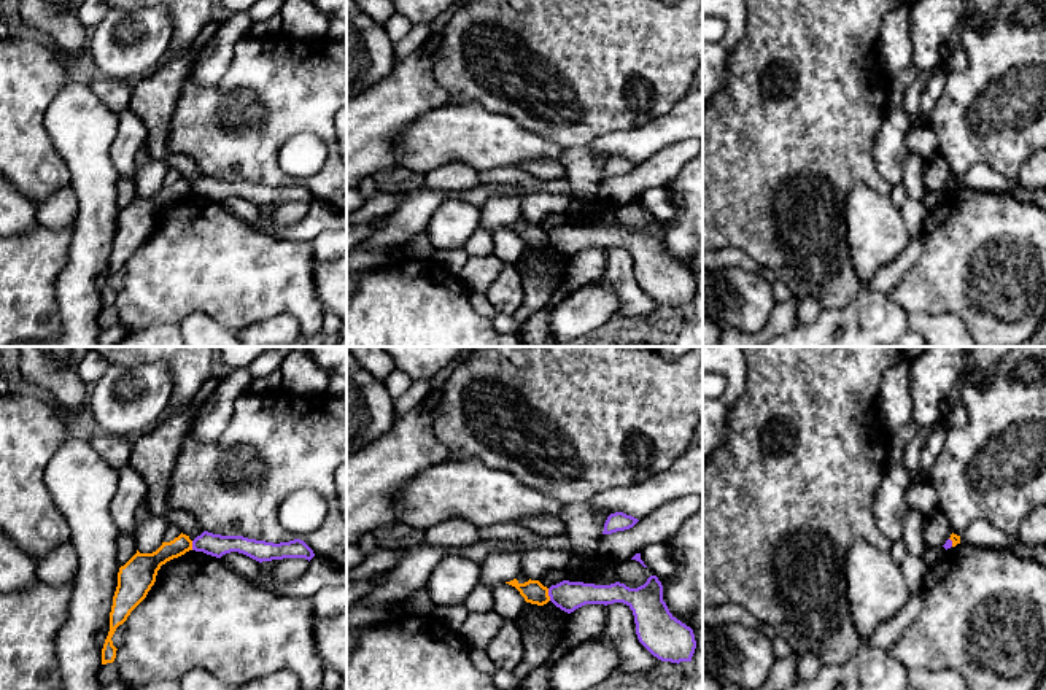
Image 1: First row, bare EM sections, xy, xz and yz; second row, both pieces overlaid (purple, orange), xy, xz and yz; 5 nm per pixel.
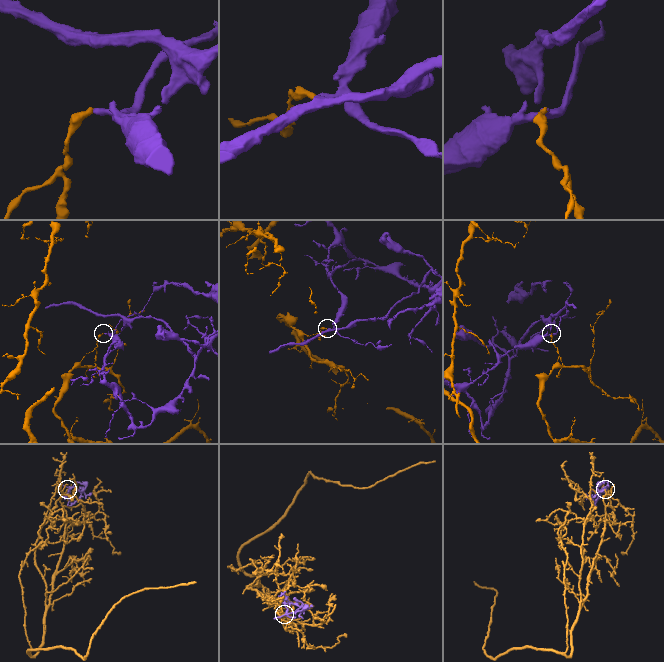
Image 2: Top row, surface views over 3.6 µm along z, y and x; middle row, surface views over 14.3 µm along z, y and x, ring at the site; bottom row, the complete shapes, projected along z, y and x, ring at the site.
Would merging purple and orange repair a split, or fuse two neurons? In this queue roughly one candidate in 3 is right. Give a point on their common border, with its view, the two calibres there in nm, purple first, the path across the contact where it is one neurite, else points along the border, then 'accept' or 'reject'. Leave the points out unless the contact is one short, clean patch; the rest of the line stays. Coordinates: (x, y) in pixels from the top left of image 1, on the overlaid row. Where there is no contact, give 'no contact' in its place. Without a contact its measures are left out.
meets purple in xz at (549, 595); 150 nm thick on the purple side, 120 nm on the other; border along xz (547, 589), (550, 600); reject

